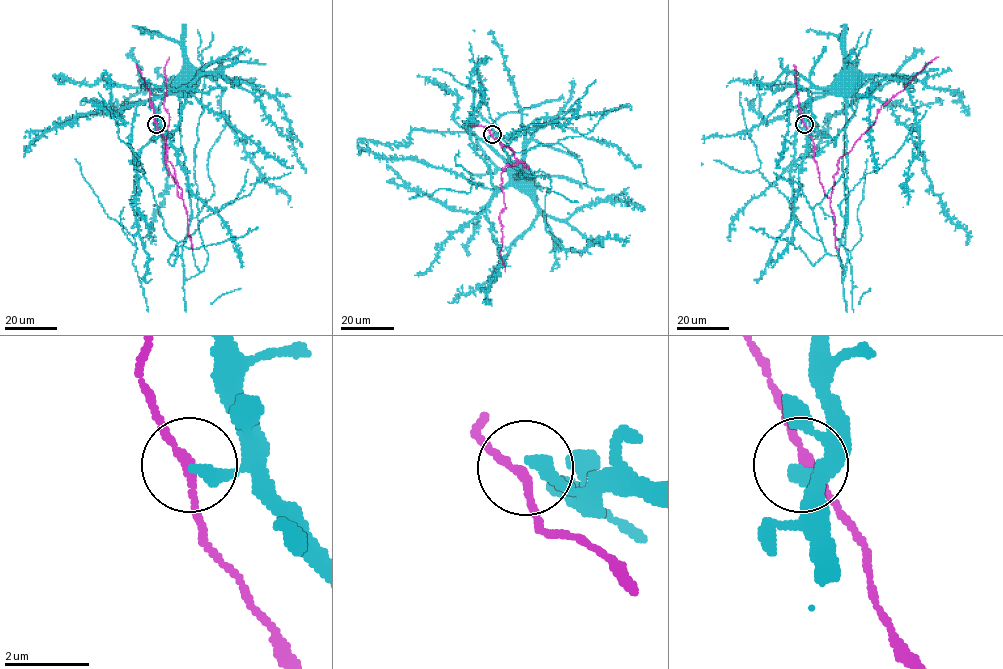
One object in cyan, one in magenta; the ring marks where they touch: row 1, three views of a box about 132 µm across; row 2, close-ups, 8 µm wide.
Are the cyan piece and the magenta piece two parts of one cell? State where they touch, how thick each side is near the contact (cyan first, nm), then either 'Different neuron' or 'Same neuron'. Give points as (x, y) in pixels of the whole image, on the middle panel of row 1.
Place: (492, 134). Thickness 340 nm (cyan) against 190 nm. Same neuron

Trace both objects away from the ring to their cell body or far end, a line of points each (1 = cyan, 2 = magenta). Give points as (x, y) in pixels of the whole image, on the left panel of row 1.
1: (157, 124), (160, 124), (160, 117), (152, 100), (181, 87)
2: (157, 124), (181, 198), (165, 155), (168, 56)

